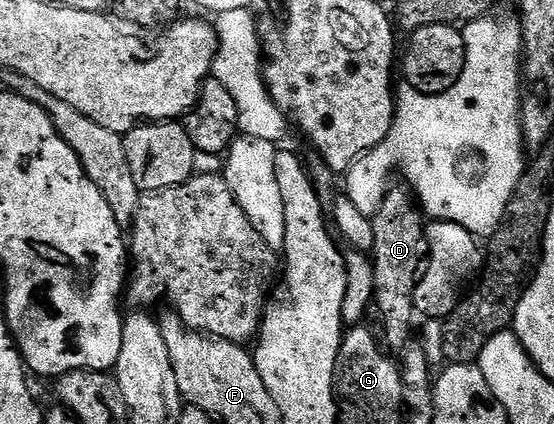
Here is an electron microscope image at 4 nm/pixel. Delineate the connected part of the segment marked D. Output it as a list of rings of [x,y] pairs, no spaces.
[[[394,185],[386,192],[383,204],[372,215],[375,244],[371,261],[375,272],[373,306],[381,313],[381,322],[385,325],[384,345],[390,351],[404,352],[411,345],[409,337],[413,334],[413,318],[417,314],[415,292],[425,274],[429,245],[425,239],[427,222],[423,211],[412,189],[408,185],[400,185]]]

